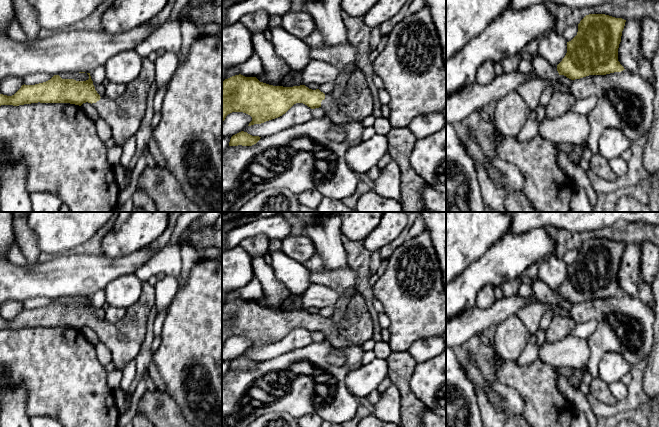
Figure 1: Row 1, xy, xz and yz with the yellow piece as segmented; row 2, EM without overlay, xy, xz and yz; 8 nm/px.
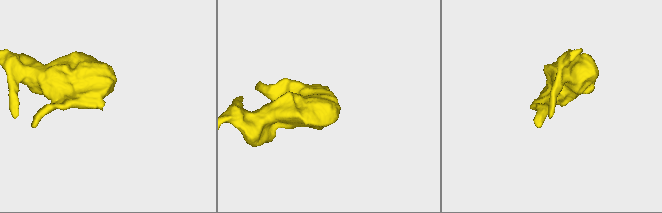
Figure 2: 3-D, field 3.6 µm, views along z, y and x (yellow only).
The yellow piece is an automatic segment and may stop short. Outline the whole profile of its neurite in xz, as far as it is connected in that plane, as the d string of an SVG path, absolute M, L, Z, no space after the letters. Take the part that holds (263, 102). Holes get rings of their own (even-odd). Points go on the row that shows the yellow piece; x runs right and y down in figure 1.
M359 68L353 71L343 95L336 102L330 94L305 85L273 86L241 74L222 82L222 123L228 114L243 112L252 117L248 126L261 124L282 116L296 103L303 103L311 109L321 107L337 124L362 121L372 114L374 107L365 75Z

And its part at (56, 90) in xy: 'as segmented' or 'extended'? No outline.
extended

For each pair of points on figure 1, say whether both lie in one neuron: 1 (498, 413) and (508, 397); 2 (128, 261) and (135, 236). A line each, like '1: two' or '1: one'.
1: one
2: two

